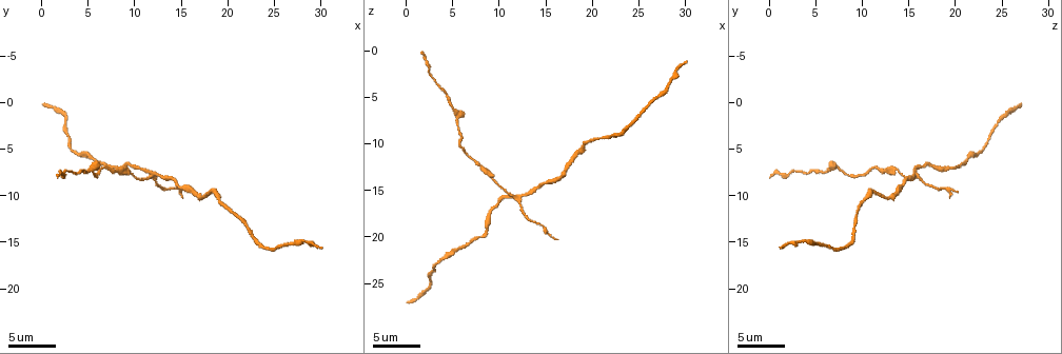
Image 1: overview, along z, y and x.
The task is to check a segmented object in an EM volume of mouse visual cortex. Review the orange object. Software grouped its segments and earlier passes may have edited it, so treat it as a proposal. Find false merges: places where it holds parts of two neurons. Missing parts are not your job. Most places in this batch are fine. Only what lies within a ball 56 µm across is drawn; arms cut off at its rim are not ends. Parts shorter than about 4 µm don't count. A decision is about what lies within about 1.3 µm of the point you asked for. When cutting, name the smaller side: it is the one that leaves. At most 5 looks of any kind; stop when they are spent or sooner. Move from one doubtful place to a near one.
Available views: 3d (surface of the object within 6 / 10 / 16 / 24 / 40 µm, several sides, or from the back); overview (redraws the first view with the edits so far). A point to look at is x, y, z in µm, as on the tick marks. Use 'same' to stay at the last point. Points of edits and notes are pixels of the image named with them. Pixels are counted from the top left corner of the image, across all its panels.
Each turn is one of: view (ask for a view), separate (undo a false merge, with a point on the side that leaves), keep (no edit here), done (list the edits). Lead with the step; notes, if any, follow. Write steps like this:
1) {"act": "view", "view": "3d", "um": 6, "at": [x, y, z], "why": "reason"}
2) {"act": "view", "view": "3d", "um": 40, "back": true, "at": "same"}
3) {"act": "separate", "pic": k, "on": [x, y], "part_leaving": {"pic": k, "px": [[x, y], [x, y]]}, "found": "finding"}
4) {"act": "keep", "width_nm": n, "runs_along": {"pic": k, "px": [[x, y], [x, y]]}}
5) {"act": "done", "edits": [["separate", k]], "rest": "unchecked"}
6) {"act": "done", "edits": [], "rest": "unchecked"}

{"act": "view", "view": "3d", "um": 16, "at": [11.8, 7.6, 15.8], "why": "looks like a crossing"}

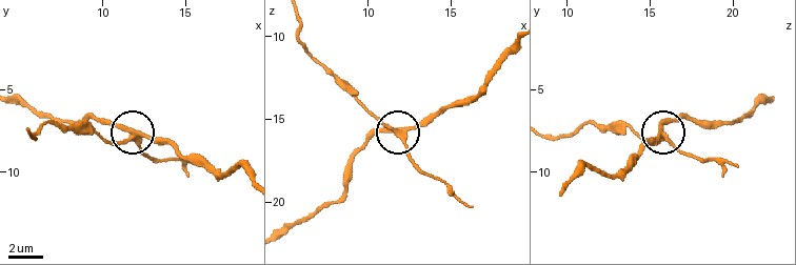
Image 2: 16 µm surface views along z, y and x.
{"act": "separate", "pic": 2, "on": [143, 151], "arms": 4, "part_leaving": {"pic": 2, "px": [[133, 134], [108, 142], [87, 129], [46, 125], [30, 135]]}, "found": "two neurons meet here"}

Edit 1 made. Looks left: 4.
{"act": "view", "view": "overview", "why": "redraw"}

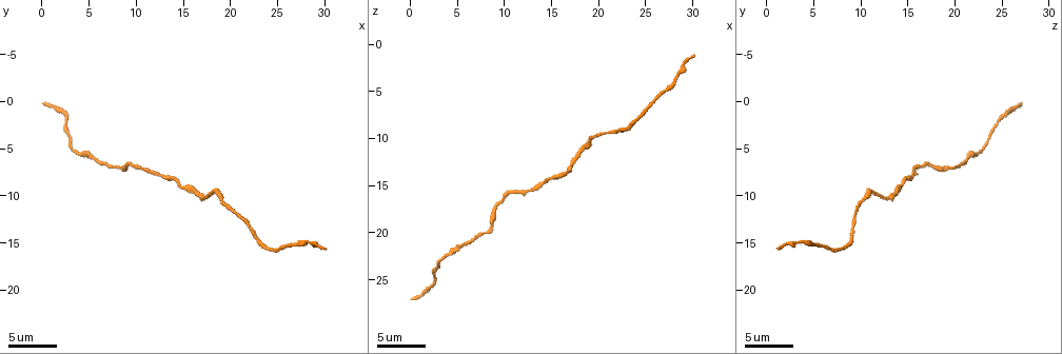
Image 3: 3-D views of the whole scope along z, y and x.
{"act": "view", "view": "3d", "um": 16, "at": [3.6, 5.4, 22.4], "why": "thick turns thin"}

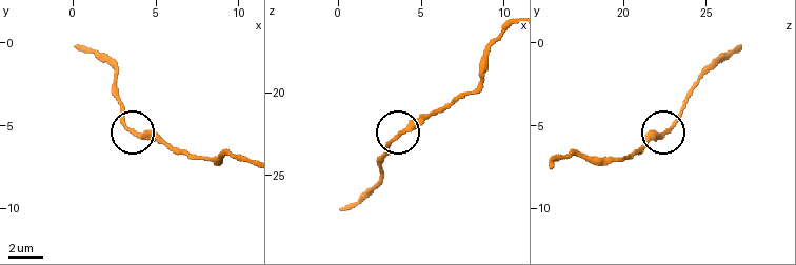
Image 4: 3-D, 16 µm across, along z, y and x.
{"act": "view", "view": "3d", "um": 6, "at": [3.6, 5.4, 22.5], "why": "zoom in"}

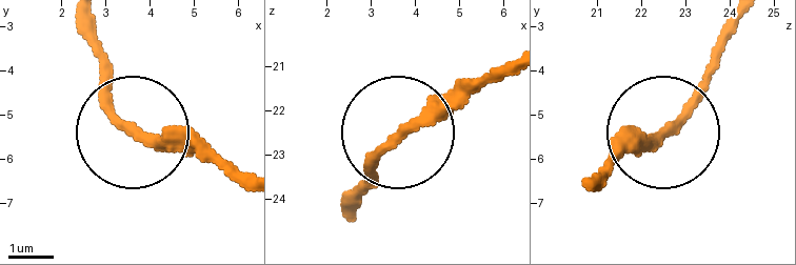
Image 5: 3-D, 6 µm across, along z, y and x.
{"act": "keep", "runs_along": {"pic": 5, "px": [[504, 65], [425, 110], [361, 186]]}, "found": "all the same neuron"}

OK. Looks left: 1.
{"act": "view", "view": "3d", "um": 16, "at": [28.4, 15.0, 3.6], "why": "narrows sharply"}

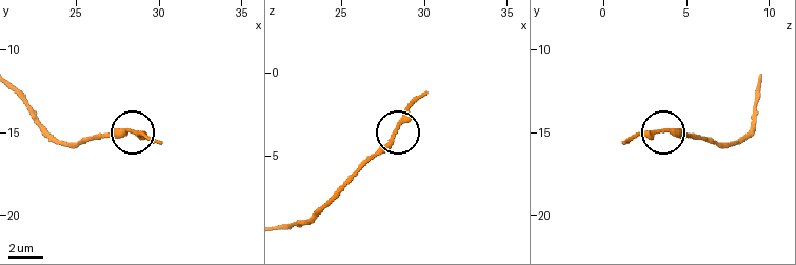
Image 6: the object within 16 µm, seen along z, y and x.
{"act": "keep", "found": "all the same neuron"}

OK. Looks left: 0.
{"act": "done", "edits": [["separate", 2]], "rest": "unchecked"}

